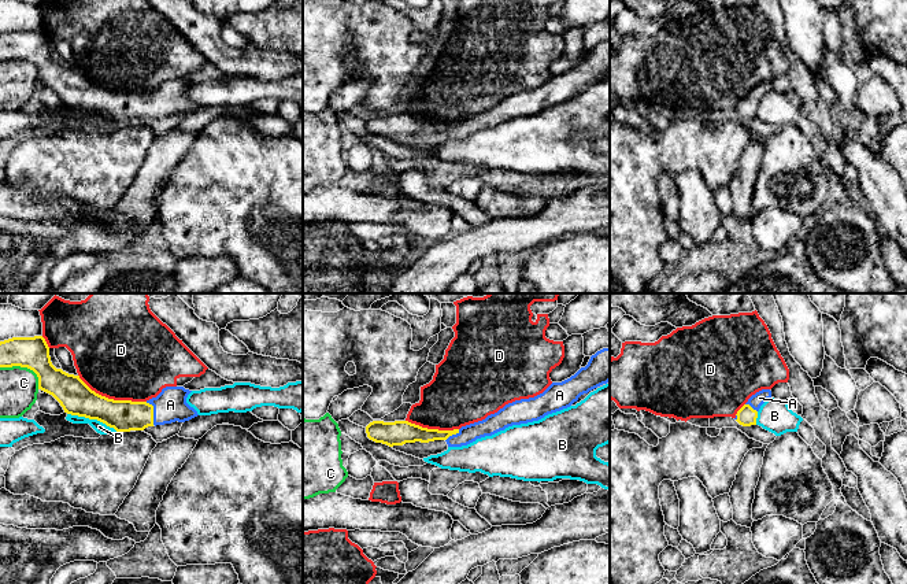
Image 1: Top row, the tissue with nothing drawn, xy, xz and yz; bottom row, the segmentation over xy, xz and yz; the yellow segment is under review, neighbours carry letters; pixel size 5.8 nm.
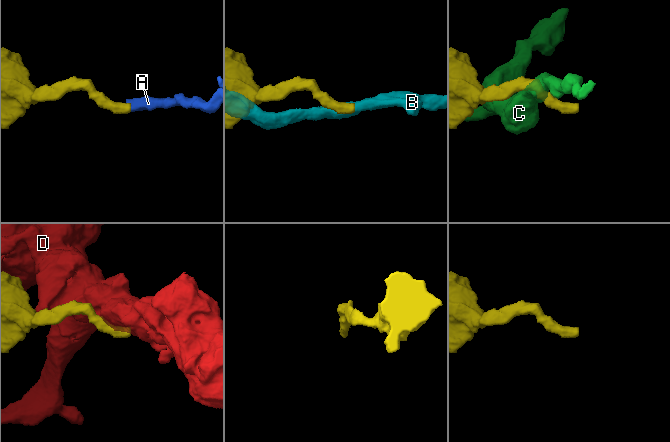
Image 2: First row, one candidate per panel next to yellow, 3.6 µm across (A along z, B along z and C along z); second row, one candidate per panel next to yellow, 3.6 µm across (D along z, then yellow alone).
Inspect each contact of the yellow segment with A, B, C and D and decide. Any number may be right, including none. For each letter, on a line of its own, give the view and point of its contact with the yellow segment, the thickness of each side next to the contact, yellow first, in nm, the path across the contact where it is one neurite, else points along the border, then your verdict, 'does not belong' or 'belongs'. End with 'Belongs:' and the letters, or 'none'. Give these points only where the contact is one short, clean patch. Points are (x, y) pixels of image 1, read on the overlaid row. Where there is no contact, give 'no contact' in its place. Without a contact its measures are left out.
A: meets yellow in xy at (152, 411); 190 nm thick on the yellow side, 190 nm on the other; runs through xy (123, 416), (139, 416), (152, 411), (162, 410), (170, 405); belongs
B: meets yellow in xy at (92, 418); 200 nm thick on the yellow side, 70 nm on the other; border along xy (67, 413), (96, 418), (117, 431); does not belong
C: meets yellow in xy at (25, 366); 190 nm thick on the yellow side, 220 nm on the other; border along xy (0, 366), (29, 368), (37, 377), (39, 388); does not belong
D: meets yellow in xy at (111, 399); 200 nm thick on the yellow side, 500 nm on the other; does not belong
Belongs: A

